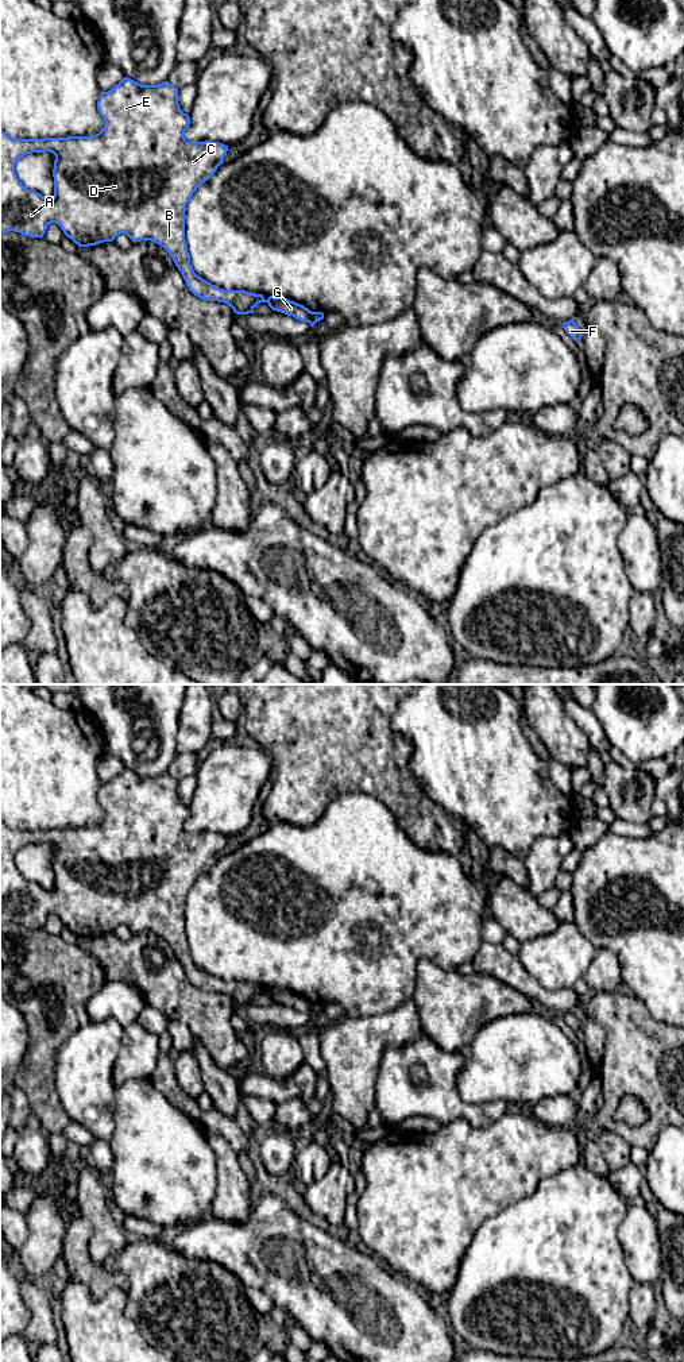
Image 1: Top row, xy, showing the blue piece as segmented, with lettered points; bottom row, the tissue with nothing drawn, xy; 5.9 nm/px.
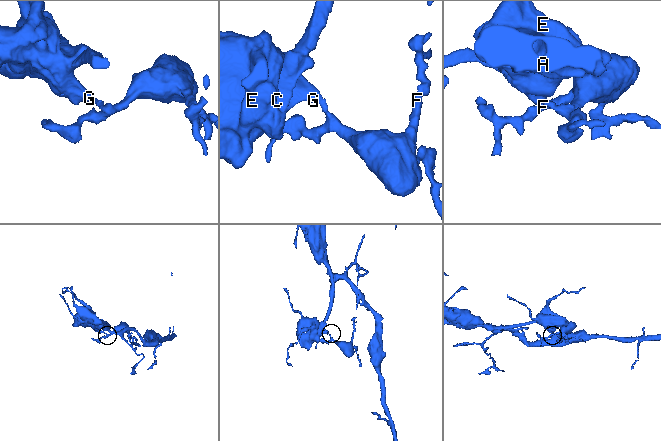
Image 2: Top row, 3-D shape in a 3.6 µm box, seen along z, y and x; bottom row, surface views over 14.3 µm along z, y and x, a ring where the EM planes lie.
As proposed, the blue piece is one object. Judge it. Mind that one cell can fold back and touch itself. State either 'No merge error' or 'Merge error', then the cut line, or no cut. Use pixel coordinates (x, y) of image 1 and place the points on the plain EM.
Merge error. Split along xy (312, 1003), (306, 1013)

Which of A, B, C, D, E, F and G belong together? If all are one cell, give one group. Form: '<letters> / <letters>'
A B C D E G / F

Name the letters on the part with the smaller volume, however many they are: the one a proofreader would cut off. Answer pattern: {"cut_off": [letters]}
{"cut_off": ["F"]}

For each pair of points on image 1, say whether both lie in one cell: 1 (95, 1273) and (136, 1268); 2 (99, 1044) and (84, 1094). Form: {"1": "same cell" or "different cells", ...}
{"1": "different cells", "2": "same cell"}

